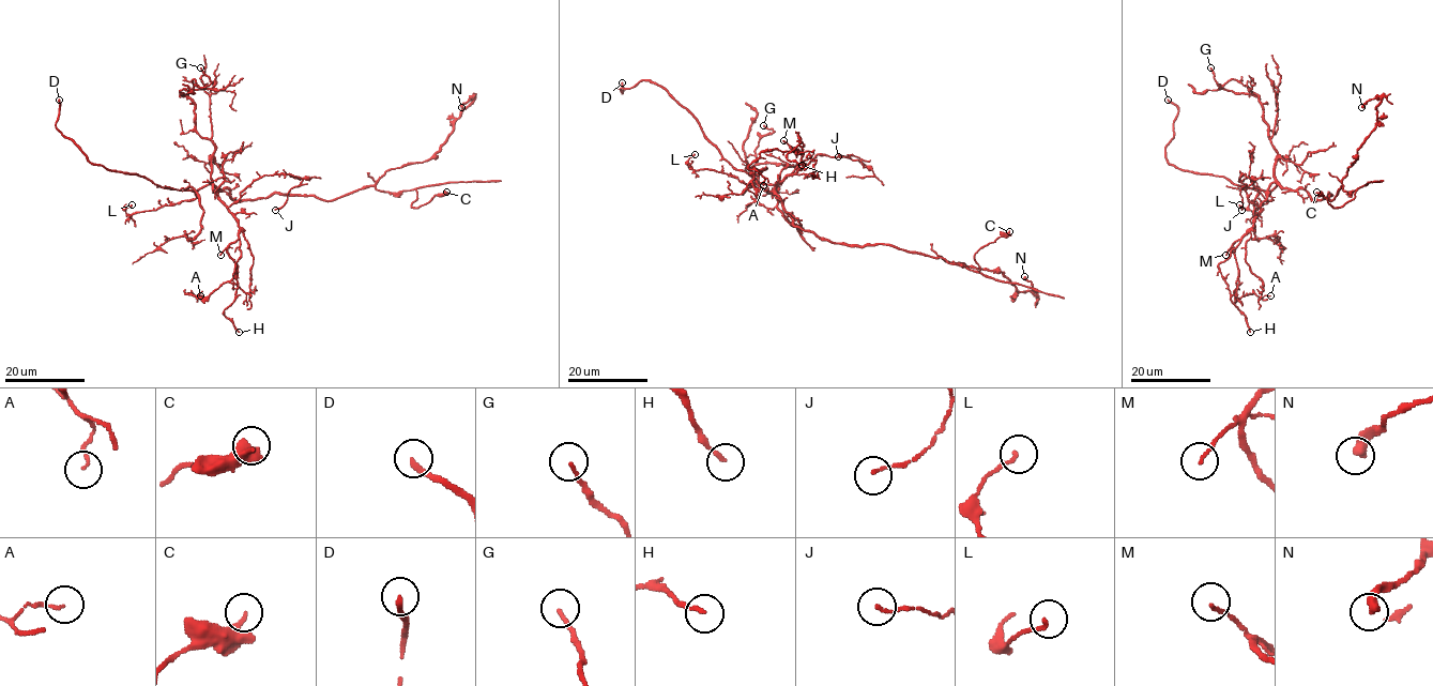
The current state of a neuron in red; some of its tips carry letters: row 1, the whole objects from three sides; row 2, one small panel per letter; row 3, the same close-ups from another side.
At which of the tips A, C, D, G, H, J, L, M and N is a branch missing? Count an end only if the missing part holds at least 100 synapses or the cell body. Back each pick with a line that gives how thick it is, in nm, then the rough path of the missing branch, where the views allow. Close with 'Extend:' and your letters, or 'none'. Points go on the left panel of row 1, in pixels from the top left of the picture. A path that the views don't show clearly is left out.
D: 240 nm | (59, 100), (62, 76), (79, 66)
Extend: D

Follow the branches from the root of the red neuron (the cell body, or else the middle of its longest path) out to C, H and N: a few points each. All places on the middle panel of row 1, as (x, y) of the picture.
C: (809, 232), (838, 244), (895, 246), (978, 272), (974, 255), (1009, 231)
H: (809, 232), (793, 224), (774, 189), (803, 165), (798, 133), (801, 142), (787, 159), (802, 165)
N: (809, 232), (838, 244), (885, 244), (1002, 272), (1018, 291), (1037, 295), (1024, 276)

